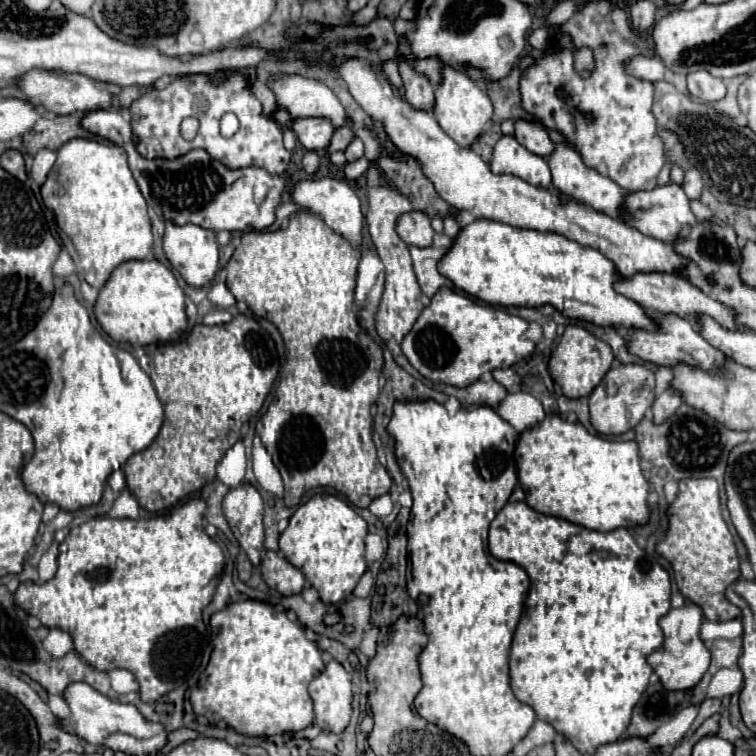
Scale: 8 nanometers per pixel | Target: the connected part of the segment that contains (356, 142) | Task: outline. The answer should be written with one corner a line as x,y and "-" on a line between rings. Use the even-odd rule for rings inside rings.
353,136
351,144
345,150
345,156
347,156
347,162
353,162
353,160
357,160
357,158
363,156
363,142
361,142
359,136

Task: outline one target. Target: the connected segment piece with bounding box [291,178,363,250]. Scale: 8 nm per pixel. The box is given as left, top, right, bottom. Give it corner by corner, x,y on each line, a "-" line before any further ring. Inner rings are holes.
321,178
321,180
299,180
293,190
291,190
291,200
313,214
319,214
325,224
347,238
355,248
361,250
363,242
363,214
361,214
361,202
357,194
349,188
345,180
335,180
335,178

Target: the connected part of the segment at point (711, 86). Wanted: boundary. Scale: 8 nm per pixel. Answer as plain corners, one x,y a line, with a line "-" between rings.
699,70
695,74
687,74
687,88
695,98
699,98
703,102
709,102
709,104
725,98
723,80
707,74
705,70

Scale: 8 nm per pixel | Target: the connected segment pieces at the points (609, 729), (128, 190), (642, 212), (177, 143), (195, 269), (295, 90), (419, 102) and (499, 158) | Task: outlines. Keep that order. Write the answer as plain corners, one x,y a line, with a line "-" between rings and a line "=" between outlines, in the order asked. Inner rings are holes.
509,502
495,516
495,520
491,522
491,528
489,528
489,552
499,560
519,564
531,578
531,590
529,590
529,596
527,596
527,606
525,606
525,612
523,612
523,616
517,624
517,630
515,630
515,636
513,636
513,646
511,646
511,658
509,658
511,690
517,696
517,700
531,706
539,720
549,722
559,734
567,736
581,754
591,754
591,746
593,746
593,754
595,754
595,750
601,744
617,742
623,736
623,732
627,730
631,710
639,702
641,694
645,692
645,688
649,684
649,676
653,674
651,666
647,664
647,656
653,650
657,650
659,646
663,646
663,630
659,626
659,620
669,612
669,596
671,596
667,570
655,558
651,558
645,550
641,550
635,544
629,530
625,530
625,528
617,528
617,530
611,530
611,532
591,532
591,530
585,530
585,528
571,524
563,518
555,518
555,516
541,514
537,510
531,510
525,502
513,502
513,504
=
71,138
57,150
55,166
41,186
43,202
55,212
63,246
77,266
77,274
93,288
101,288
111,272
127,260
143,260
153,248
147,202
127,166
127,154
111,142
=
673,182
665,184
665,186
657,186
653,190
639,190
639,192
627,194
627,202
623,202
623,210
627,210
627,218
623,218
623,222
627,222
629,226
635,226
641,234
659,238
663,242
675,242
679,230
685,224
697,222
697,218
693,216
691,208
689,208
689,200
687,200
683,188
=
231,70
229,74
219,74
219,78
203,78
203,74
195,74
195,78
175,78
165,90
157,90
151,88
145,94
141,94
131,106
129,106
129,114
131,114
131,128
133,128
133,136
139,138
137,144
137,152
145,158
177,158
187,154
191,148
205,148
211,158
221,160
225,166
229,168
245,168
245,166
259,166
263,170
267,170
269,174
283,174
289,166
291,154
289,150
285,150
283,146
283,132
277,126
277,122
271,116
263,114
263,106
257,100
257,96
251,92
249,88
249,78
245,74
241,74
239,70
-
225,112
233,112
237,114
241,126
239,130
231,136
231,138
223,138
219,134
219,118
-
185,118
197,118
199,120
199,132
193,140
185,140
179,132
179,126
=
171,222
165,224
165,238
163,238
163,250
171,266
183,276
183,280
193,288
207,286
219,268
219,248
215,244
215,232
203,230
195,224
175,226
=
287,74
271,76
267,84
277,96
277,106
287,108
293,118
323,116
333,120
337,128
345,124
345,108
325,84
=
399,36
399,48
397,54
401,56
399,60
399,74
403,78
403,86
405,86
405,100
419,110
431,110
433,108
433,84
427,80
427,76
423,76
421,72
415,70
413,62
417,60
417,56
411,50
411,42
407,42
405,36
=
501,136
493,150
491,170
495,174
513,174
537,188
551,186
551,170
543,156
529,152
513,136

